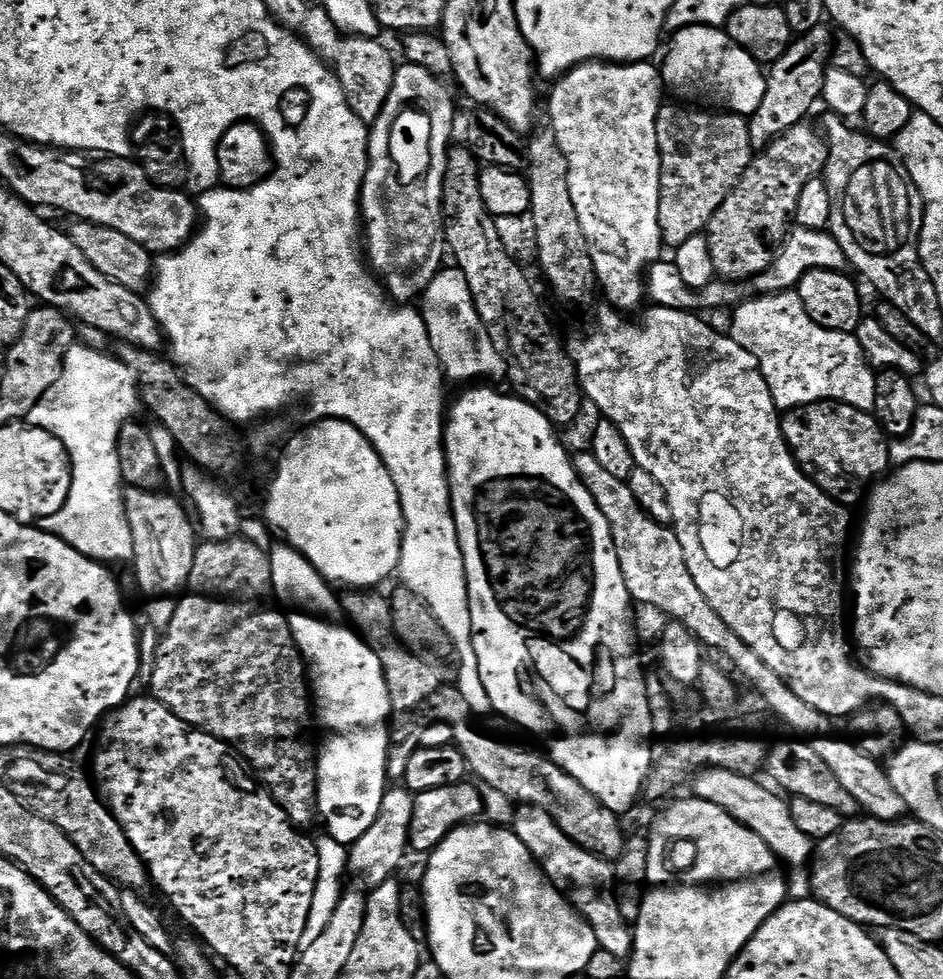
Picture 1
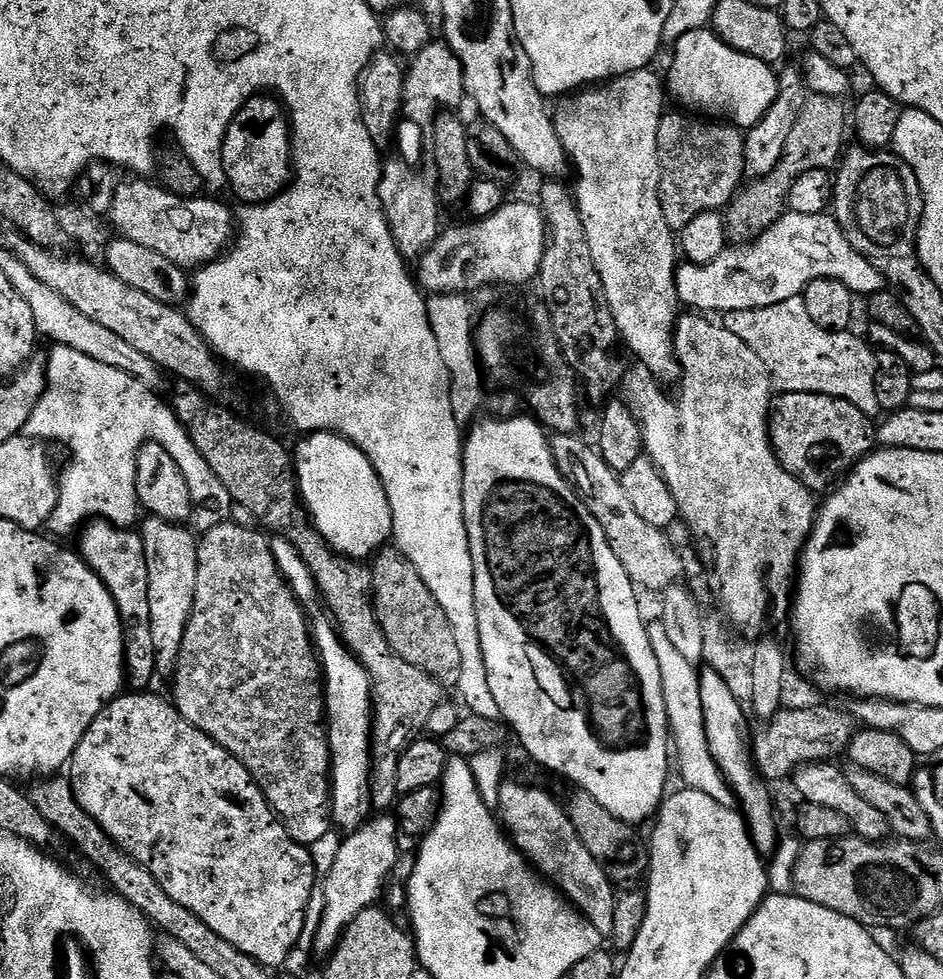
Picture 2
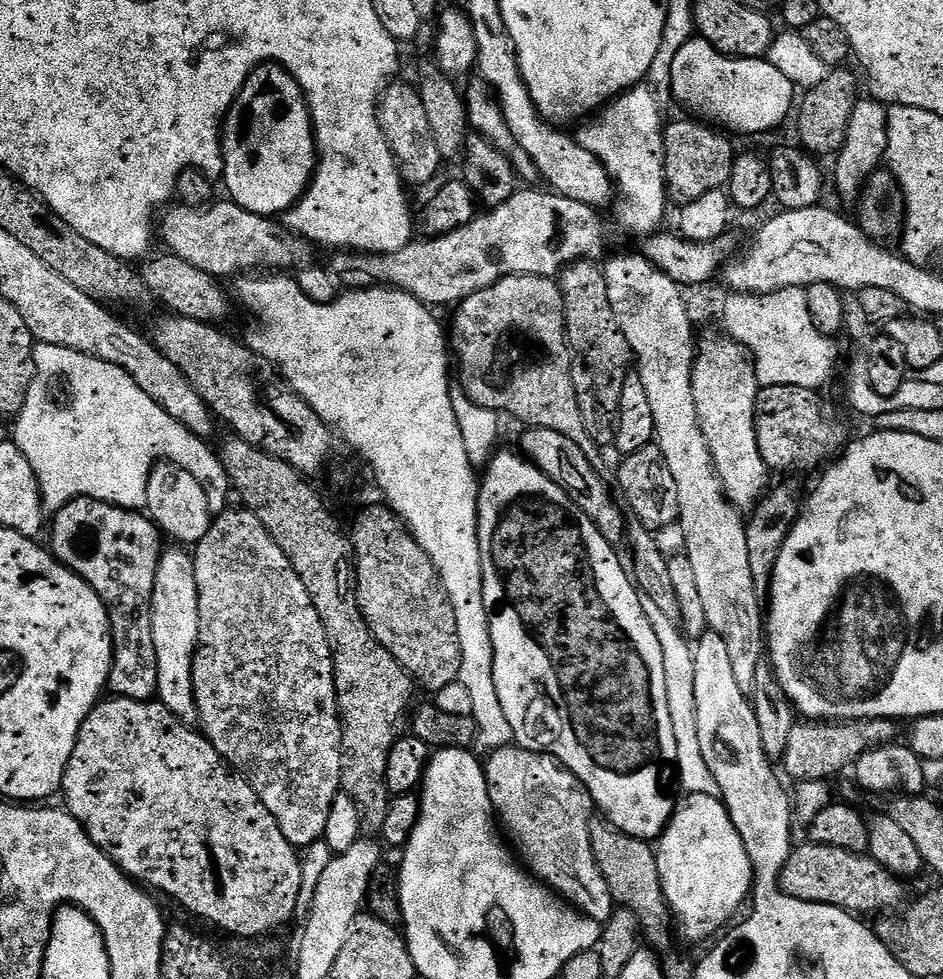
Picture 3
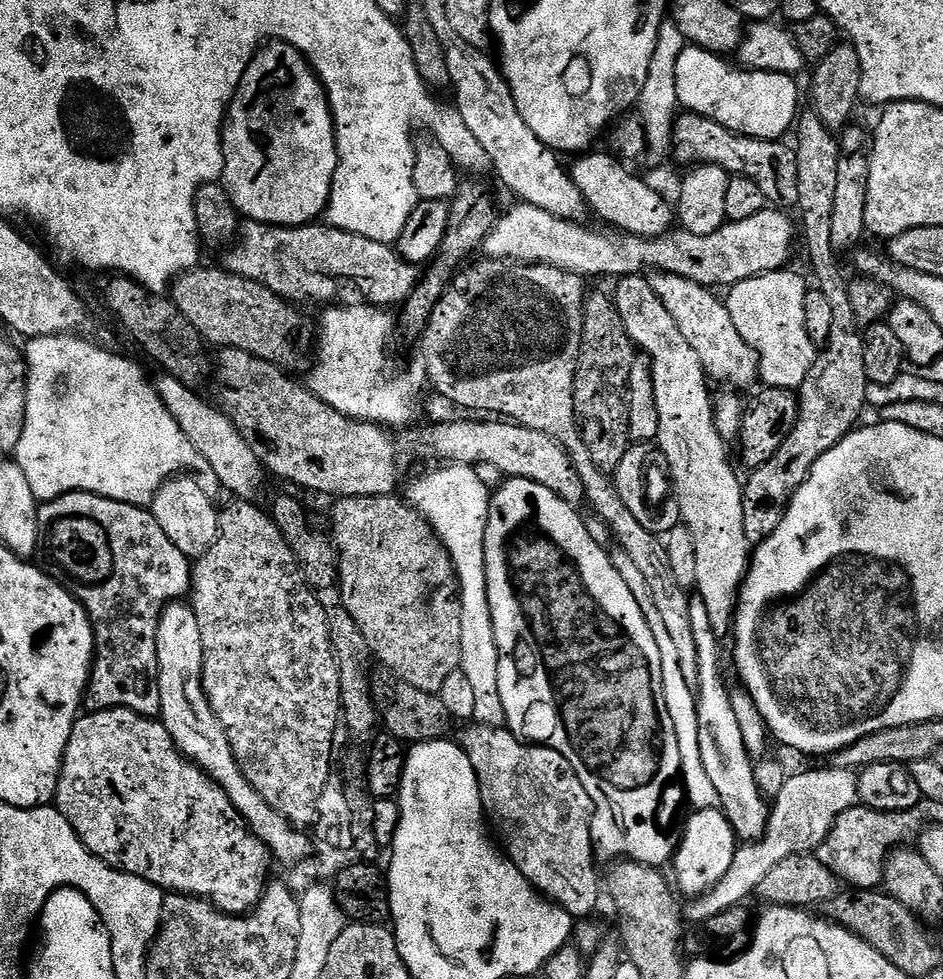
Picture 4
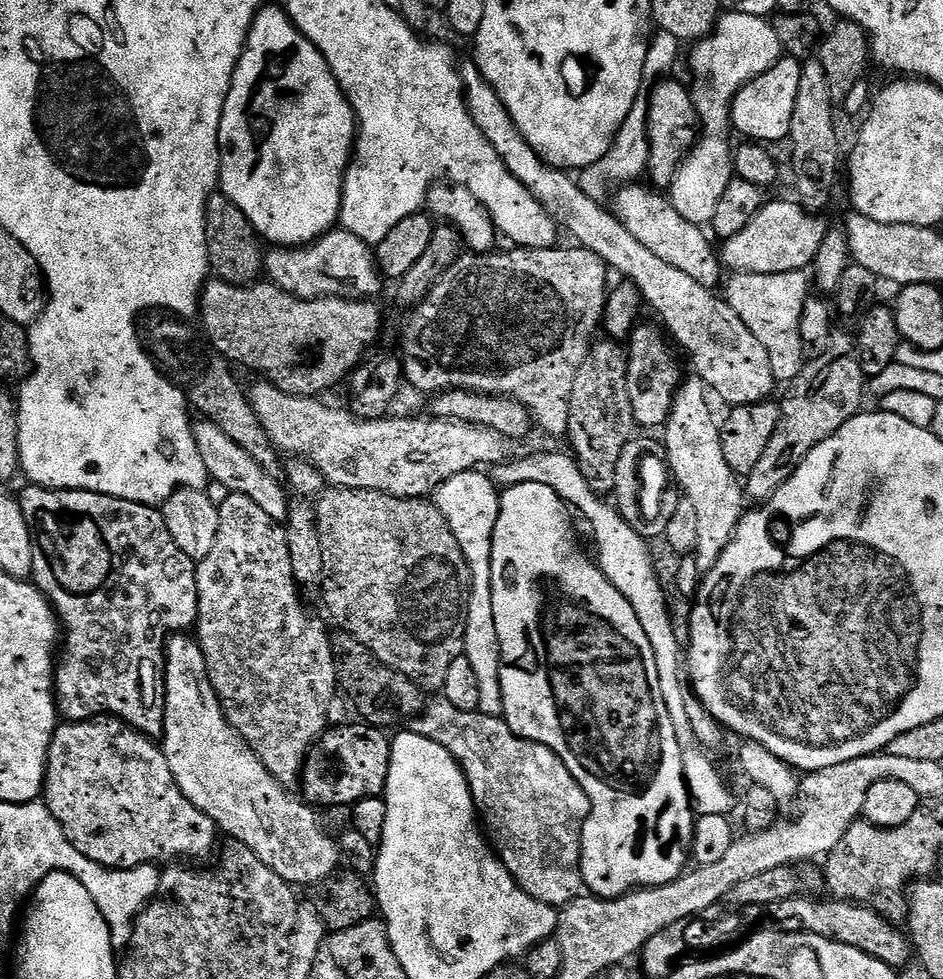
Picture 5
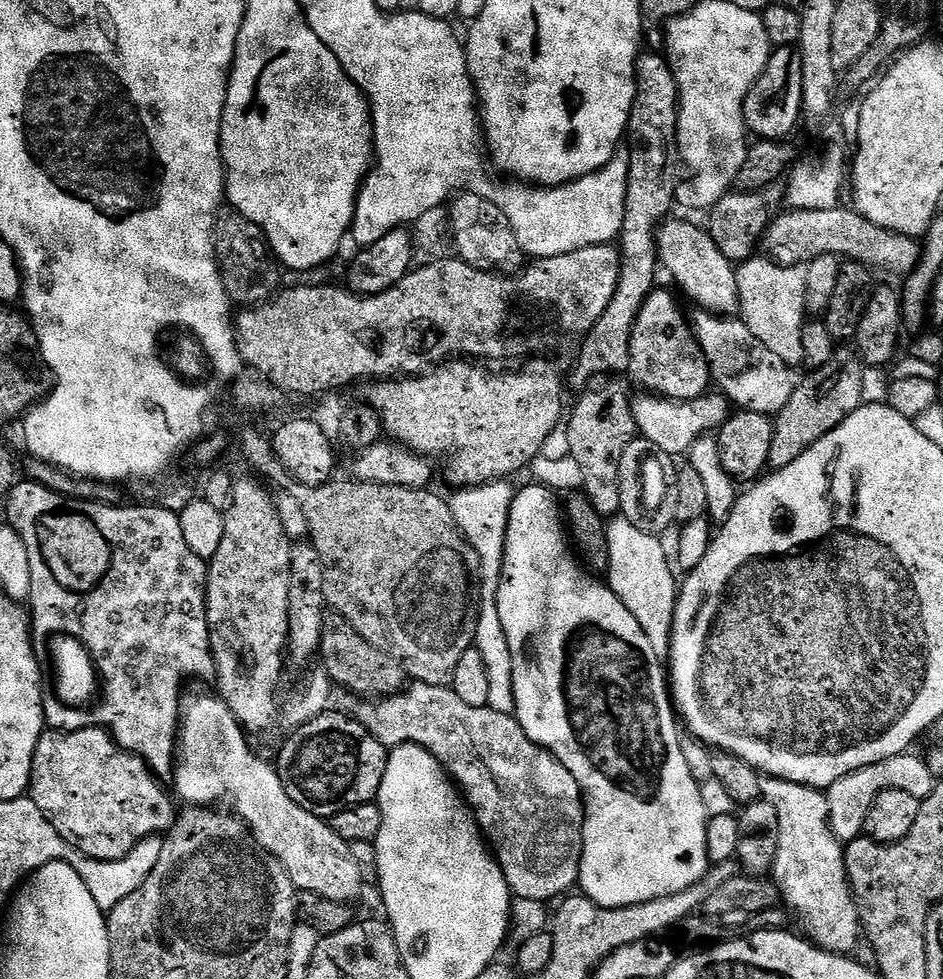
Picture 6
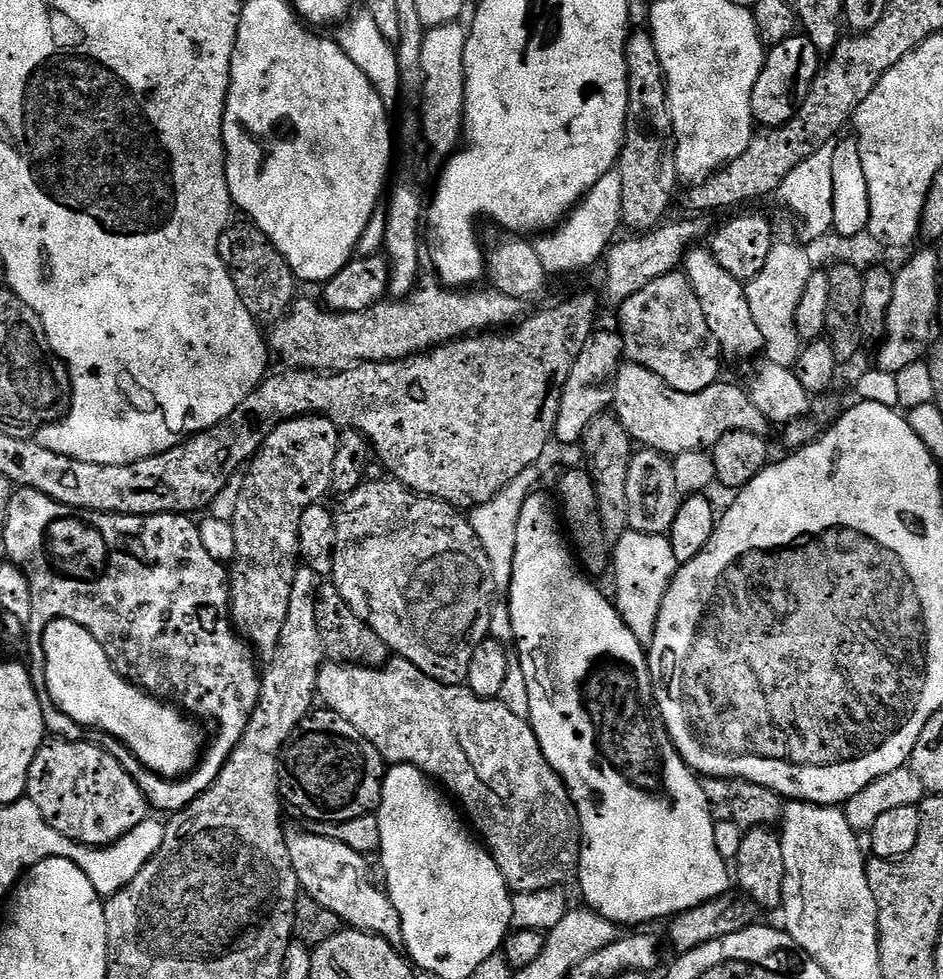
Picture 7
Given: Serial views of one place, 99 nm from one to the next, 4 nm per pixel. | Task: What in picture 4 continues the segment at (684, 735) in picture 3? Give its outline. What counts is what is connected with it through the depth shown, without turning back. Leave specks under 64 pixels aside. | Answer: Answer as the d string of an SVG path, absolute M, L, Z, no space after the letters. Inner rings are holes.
M616 550L616 552L611 553L611 557L618 574L622 574L622 582L626 582L626 586L630 586L630 594L634 594L638 606L642 606L642 614L654 634L654 642L658 642L658 654L662 654L662 698L666 698L666 711L670 713L670 719L674 722L674 734L678 734L680 770L687 803L696 810L717 807L718 801L714 790L714 782L710 782L710 774L706 774L706 770L702 766L702 750L698 742L697 693L689 686L685 676L682 675L682 665L678 662L678 650L670 639L670 633L666 631L662 614L658 614L654 597L646 586L646 577L638 570L638 566L634 566L630 554L626 554L622 550Z

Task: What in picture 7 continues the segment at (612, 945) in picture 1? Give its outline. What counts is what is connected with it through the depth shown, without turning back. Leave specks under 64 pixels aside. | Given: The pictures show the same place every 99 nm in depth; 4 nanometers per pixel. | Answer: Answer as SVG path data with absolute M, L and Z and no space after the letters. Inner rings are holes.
M399 658L389 659L387 664L378 668L365 668L354 664L325 663L318 674L316 691L319 699L321 701L324 699L323 707L329 712L346 718L346 722L350 722L350 726L354 726L354 730L358 730L358 734L365 736L381 752L389 765L413 764L415 768L422 770L425 776L443 785L455 797L458 804L458 799L460 799L461 805L459 804L459 807L462 809L463 815L470 821L475 835L479 837L484 847L487 848L489 854L494 858L502 878L508 883L508 887L513 893L541 892L547 888L563 885L565 883L563 880L567 878L568 871L571 868L573 871L579 865L580 846L582 843L580 839L580 819L576 817L576 807L572 804L572 794L568 791L561 776L546 762L546 758L542 754L542 746L534 734L531 723L525 717L512 713L504 705L503 700L475 696L467 686L438 682L434 678L422 674L422 670L418 670L418 666L414 666L410 661Z

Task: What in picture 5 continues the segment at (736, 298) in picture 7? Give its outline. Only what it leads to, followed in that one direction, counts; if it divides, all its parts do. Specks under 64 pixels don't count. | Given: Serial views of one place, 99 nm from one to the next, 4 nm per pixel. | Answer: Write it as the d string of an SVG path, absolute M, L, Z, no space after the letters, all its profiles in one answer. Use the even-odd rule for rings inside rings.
M632 182L615 193L614 211L622 226L626 226L626 230L630 230L630 234L634 234L634 238L638 238L638 242L642 242L646 250L650 250L650 254L658 254L662 262L670 262L670 266L682 270L682 274L690 274L690 278L702 282L702 286L719 289L722 261L717 249L712 249L712 244L708 241L709 233L699 224L686 222L686 218L682 218L682 214L674 210L667 195L651 187L648 189L639 188L640 186L639 183Z

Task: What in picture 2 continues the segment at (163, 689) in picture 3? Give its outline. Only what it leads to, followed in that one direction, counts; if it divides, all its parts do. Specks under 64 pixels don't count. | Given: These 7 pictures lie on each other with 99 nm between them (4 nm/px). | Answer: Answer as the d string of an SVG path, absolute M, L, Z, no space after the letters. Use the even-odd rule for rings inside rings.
M148 516L138 531L144 543L150 602L150 634L154 634L156 671L165 674L173 671L182 646L184 628L192 613L196 575L198 574L198 540L187 532L187 527Z

